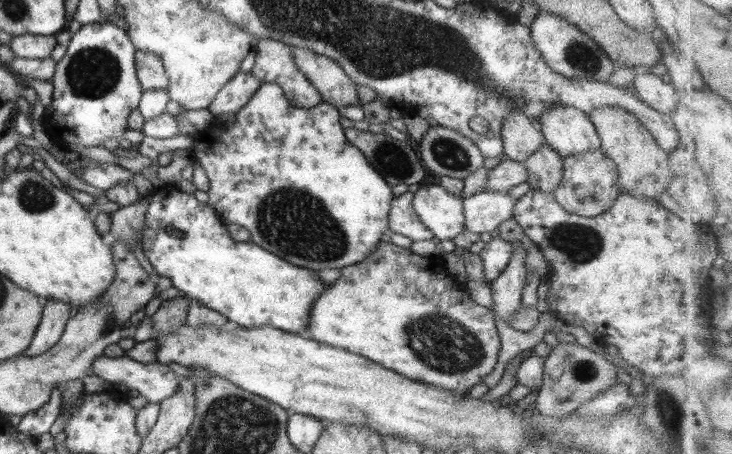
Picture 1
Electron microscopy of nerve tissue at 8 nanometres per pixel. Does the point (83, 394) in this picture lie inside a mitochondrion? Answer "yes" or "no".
no

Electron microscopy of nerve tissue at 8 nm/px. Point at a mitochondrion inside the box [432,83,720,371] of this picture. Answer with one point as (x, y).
(580, 243)

